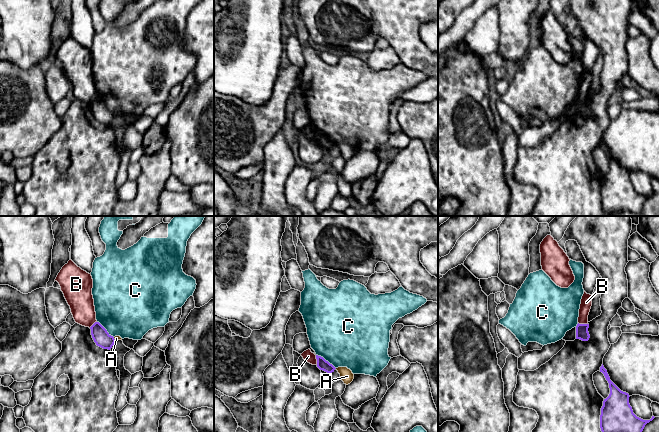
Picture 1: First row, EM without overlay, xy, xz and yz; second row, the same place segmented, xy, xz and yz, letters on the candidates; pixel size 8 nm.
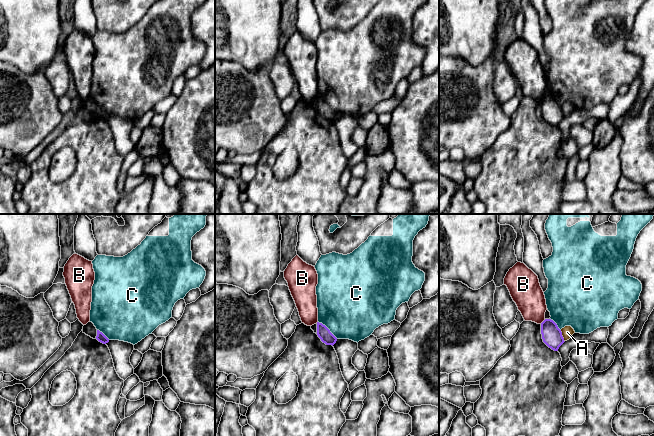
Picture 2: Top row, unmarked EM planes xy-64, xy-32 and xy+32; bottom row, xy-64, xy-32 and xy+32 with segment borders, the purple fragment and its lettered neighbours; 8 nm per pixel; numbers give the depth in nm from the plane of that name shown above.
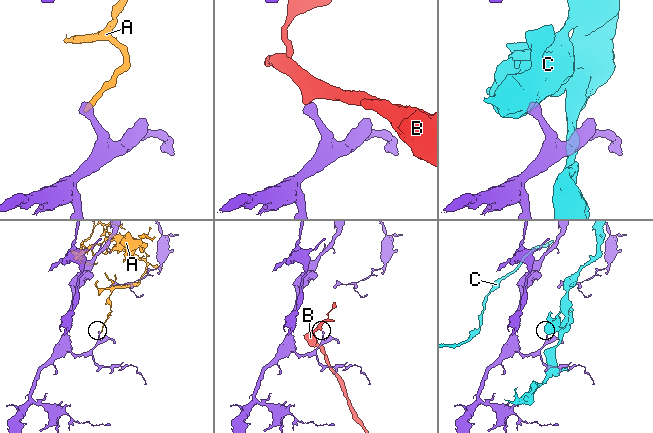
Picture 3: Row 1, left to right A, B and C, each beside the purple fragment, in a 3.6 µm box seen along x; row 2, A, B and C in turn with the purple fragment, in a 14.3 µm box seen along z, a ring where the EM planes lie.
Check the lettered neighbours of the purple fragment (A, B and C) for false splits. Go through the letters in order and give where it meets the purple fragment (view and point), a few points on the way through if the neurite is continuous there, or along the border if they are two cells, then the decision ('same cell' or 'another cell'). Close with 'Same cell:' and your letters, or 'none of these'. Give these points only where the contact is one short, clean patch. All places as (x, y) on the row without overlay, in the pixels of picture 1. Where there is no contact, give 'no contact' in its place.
A: meets purple in xy at (114, 115); another cell
B: meets purple in xz at (317, 136); border along xz (315, 131), (317, 140); another cell
C: meets purple in xz at (325, 136); another cell
Same cell: none of these

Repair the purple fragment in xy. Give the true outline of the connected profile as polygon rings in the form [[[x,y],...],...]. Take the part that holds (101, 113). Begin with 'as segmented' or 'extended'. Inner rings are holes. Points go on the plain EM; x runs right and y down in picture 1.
as segmented; [[[95,98],[91,103],[91,111],[97,122],[110,126],[115,119],[115,115],[99,99]]]

